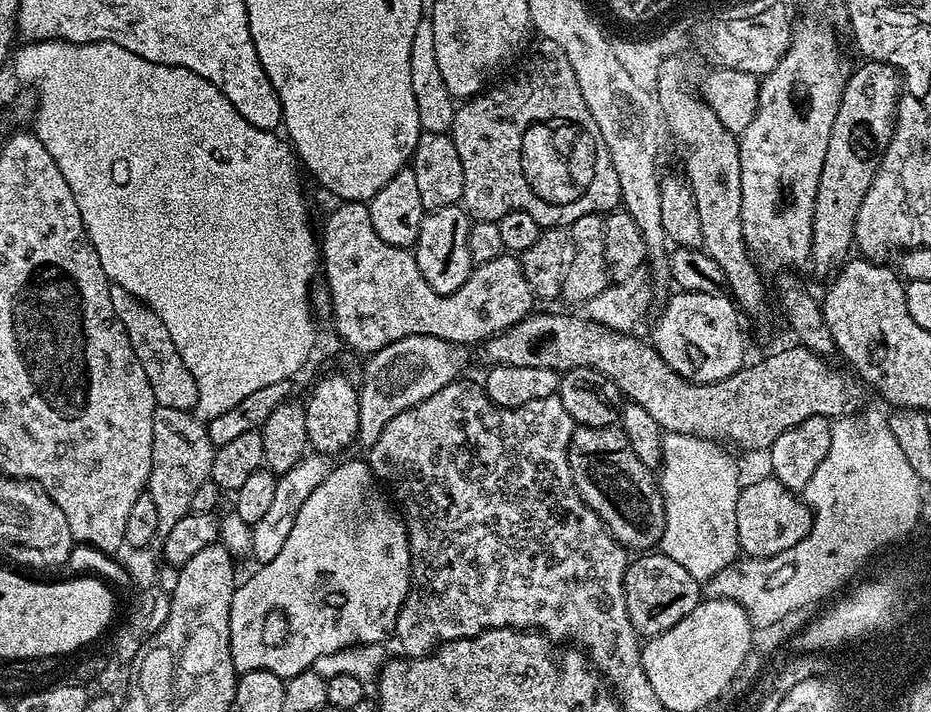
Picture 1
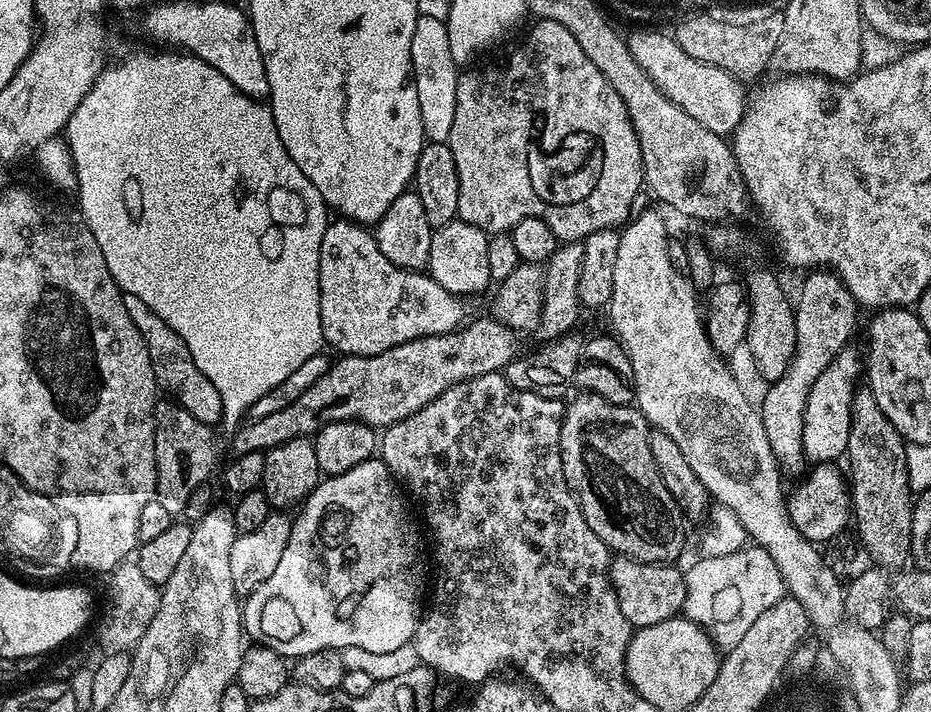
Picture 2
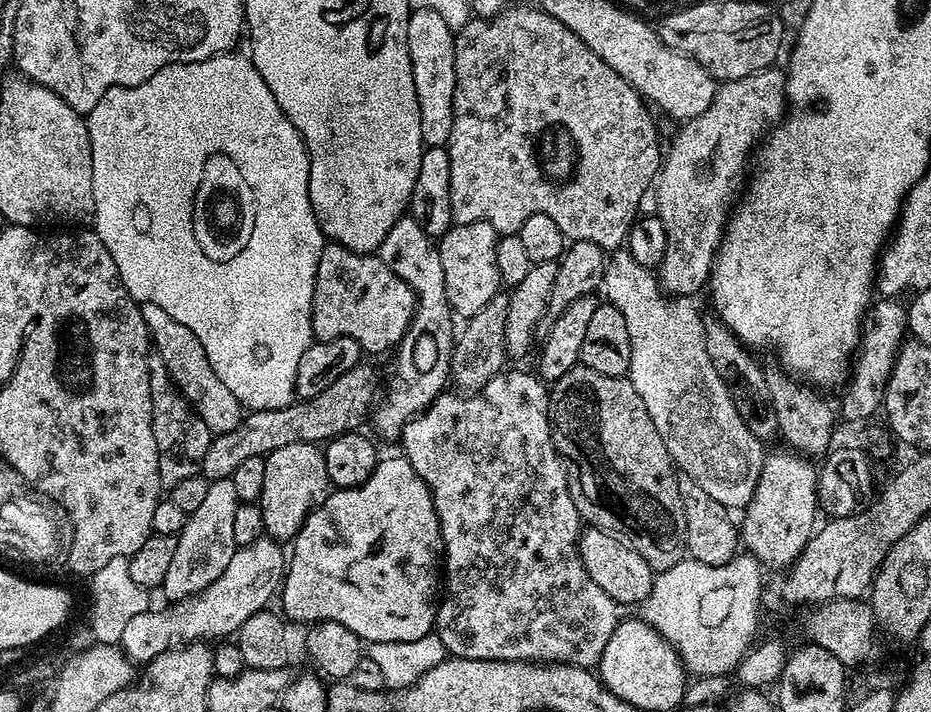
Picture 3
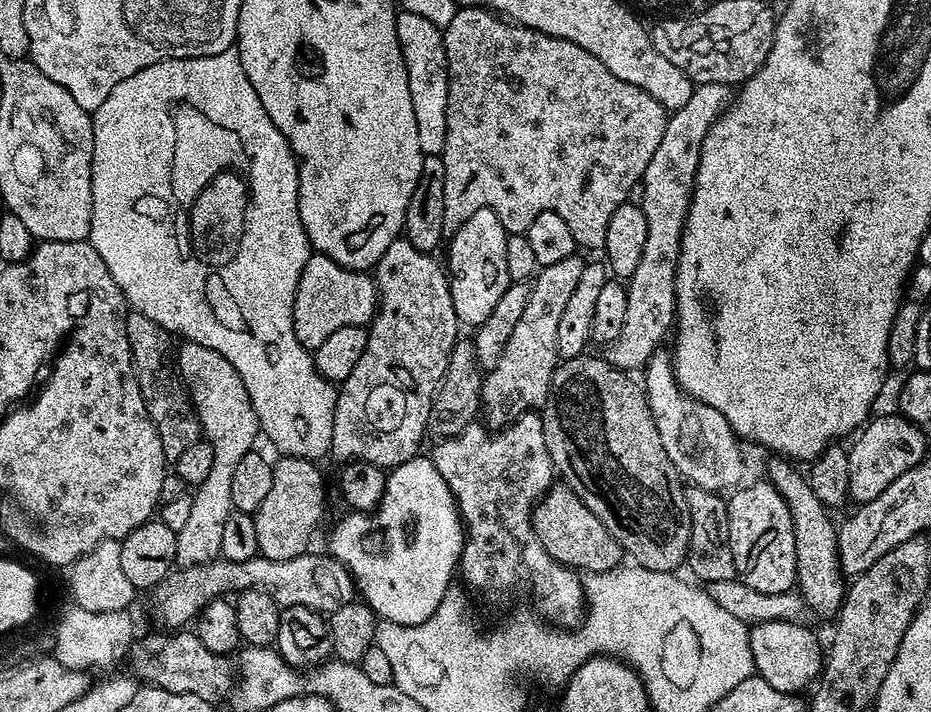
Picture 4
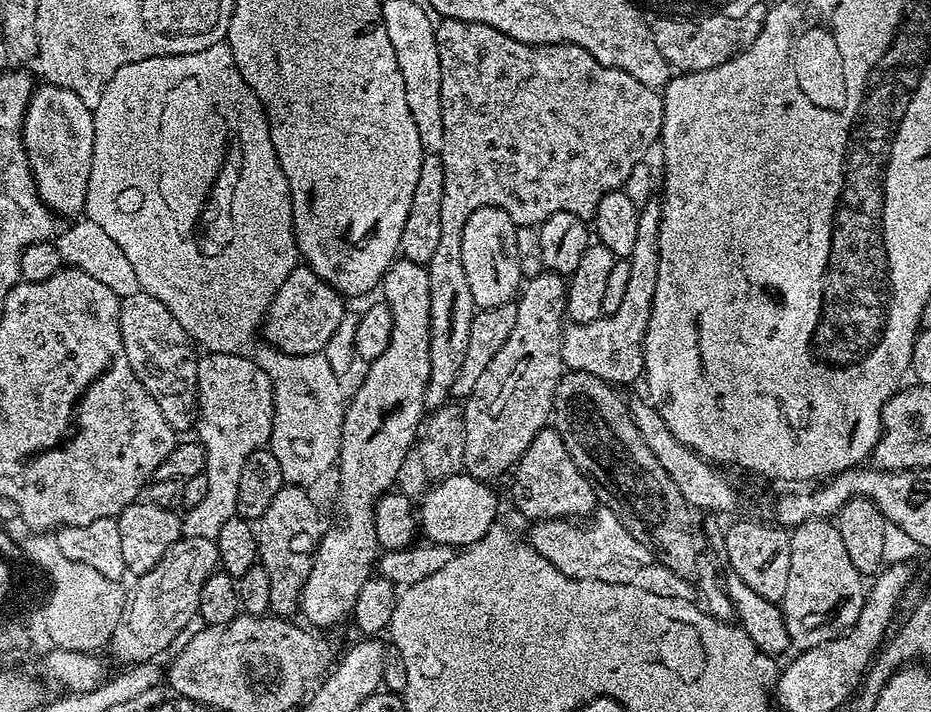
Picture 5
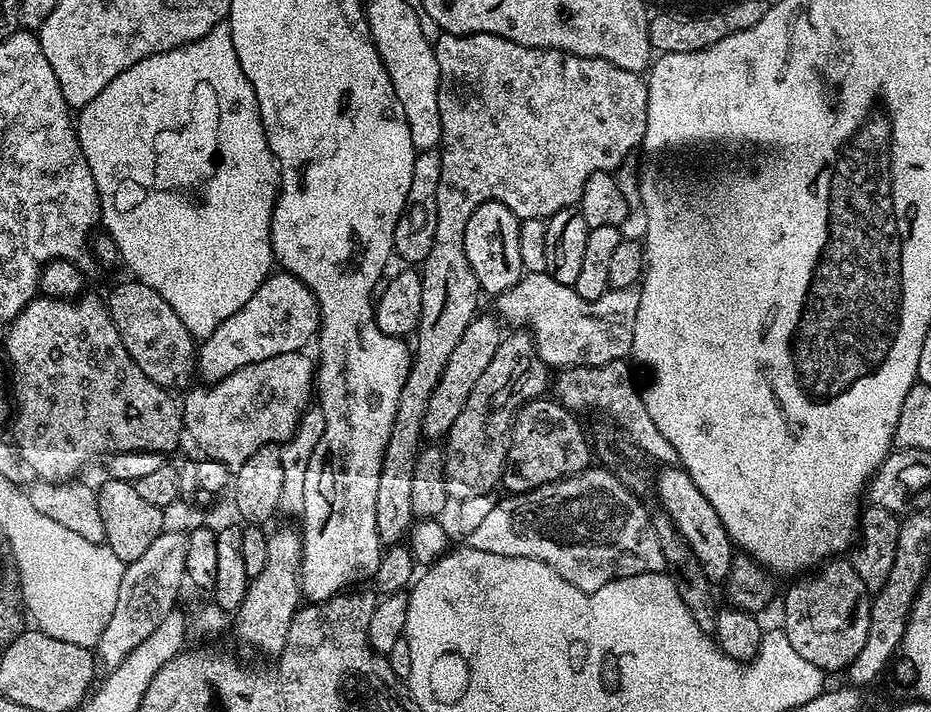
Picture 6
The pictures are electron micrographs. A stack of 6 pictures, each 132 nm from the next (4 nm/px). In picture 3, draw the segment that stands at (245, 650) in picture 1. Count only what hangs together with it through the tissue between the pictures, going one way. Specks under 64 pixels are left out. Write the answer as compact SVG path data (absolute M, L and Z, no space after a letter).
M396 454L393 460L381 459L374 474L360 487L329 491L327 498L308 515L302 530L291 541L278 604L280 600L283 615L289 621L297 620L303 626L329 620L354 630L368 644L414 642L429 635L436 623L443 550L444 539L440 537L438 514L428 484L422 482L403 455Z

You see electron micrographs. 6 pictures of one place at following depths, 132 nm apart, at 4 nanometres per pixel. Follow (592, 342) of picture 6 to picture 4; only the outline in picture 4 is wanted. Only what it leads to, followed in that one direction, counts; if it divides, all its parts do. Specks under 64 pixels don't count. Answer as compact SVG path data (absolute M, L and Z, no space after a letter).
M695 85L690 94L690 102L669 115L666 134L662 134L662 142L658 142L658 150L654 150L650 166L646 166L646 174L638 192L638 203L646 214L646 246L642 249L638 270L634 270L627 285L628 309L622 334L618 334L616 341L606 348L606 358L616 368L643 369L649 358L663 345L660 343L663 342L664 335L673 331L676 317L676 263L692 191L696 185L700 147L710 126L727 109L729 103L729 85Z

